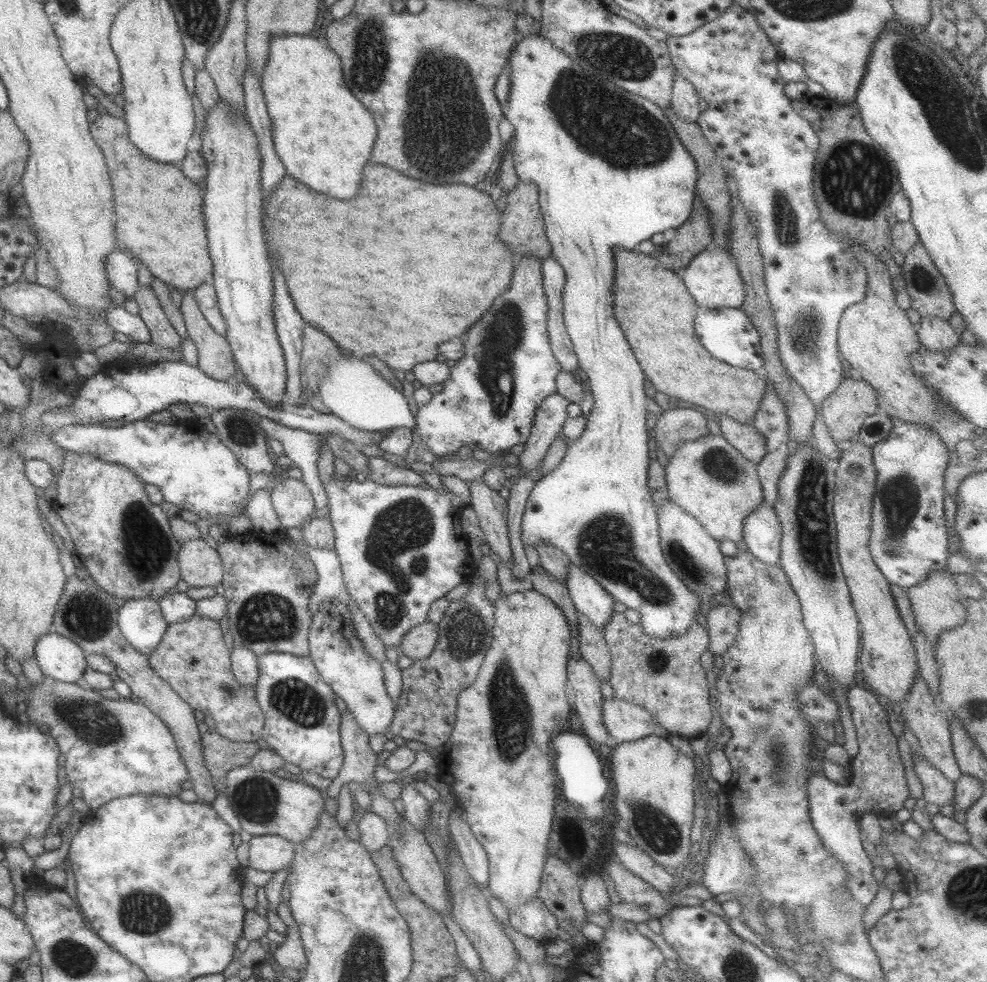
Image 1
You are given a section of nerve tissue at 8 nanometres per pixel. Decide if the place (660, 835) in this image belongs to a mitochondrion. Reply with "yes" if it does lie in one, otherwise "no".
yes

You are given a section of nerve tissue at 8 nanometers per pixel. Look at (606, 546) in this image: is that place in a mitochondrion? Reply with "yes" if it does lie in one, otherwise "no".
yes

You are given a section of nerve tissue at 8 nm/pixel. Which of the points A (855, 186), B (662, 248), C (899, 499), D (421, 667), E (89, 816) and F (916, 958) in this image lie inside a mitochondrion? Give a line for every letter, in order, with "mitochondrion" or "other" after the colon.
A: mitochondrion
B: other
C: mitochondrion
D: other
E: other
F: other

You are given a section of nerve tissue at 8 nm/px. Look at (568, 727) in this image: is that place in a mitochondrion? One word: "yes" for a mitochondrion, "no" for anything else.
no

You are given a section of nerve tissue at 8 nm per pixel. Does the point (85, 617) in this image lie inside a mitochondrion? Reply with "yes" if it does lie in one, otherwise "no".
yes

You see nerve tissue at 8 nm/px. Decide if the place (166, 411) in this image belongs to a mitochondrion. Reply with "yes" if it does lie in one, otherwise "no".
no

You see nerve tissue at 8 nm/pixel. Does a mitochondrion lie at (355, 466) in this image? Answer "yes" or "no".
no

